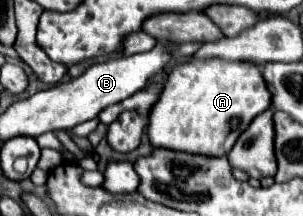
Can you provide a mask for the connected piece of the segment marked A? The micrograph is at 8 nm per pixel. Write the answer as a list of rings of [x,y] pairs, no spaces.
[[[192,58],[188,62],[176,64],[166,76],[166,84],[160,94],[160,100],[154,104],[150,112],[150,120],[148,120],[150,124],[146,132],[152,146],[172,148],[190,154],[220,156],[232,150],[240,132],[244,132],[260,112],[268,110],[272,106],[270,102],[272,102],[272,92],[268,90],[268,84],[262,76],[262,66],[254,62],[242,62],[242,60],[230,62],[220,58],[208,58],[208,60]]]

